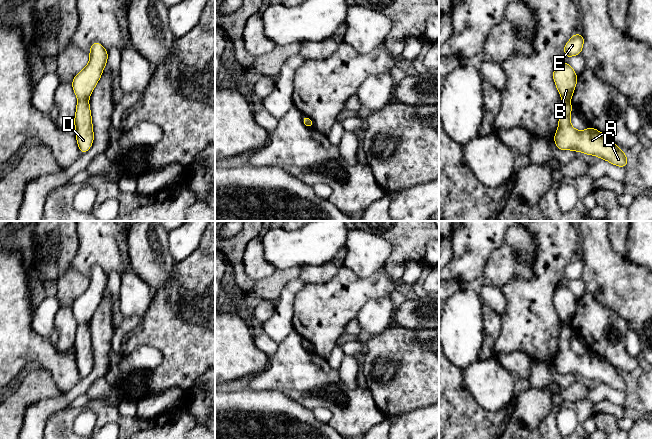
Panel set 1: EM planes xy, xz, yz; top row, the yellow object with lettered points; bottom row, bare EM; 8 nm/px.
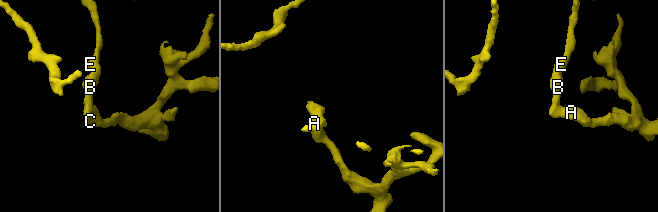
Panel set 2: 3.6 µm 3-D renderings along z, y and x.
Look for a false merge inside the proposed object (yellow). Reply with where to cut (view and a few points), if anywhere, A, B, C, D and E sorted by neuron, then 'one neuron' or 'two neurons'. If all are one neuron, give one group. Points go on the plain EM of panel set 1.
cut in xy along (79, 323), (87, 324); A C D / B E; two neurons

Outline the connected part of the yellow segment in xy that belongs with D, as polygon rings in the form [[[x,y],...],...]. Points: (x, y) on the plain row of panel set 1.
[[[79,324],[74,342],[76,364],[81,378],[86,377],[94,364],[92,342],[88,324]]]

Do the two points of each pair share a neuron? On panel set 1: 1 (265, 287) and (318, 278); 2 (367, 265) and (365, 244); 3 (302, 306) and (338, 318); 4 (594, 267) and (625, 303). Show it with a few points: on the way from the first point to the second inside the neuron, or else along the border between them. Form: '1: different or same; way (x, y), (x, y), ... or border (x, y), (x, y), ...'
1: different; border (301, 267), (298, 277)
2: same; way (365, 260), (365, 249)
3: same; way (311, 306), (320, 312), (329, 312)
4: same; way (603, 276), (621, 294)

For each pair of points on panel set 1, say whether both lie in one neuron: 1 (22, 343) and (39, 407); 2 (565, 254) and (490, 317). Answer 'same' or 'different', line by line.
1: different
2: different

